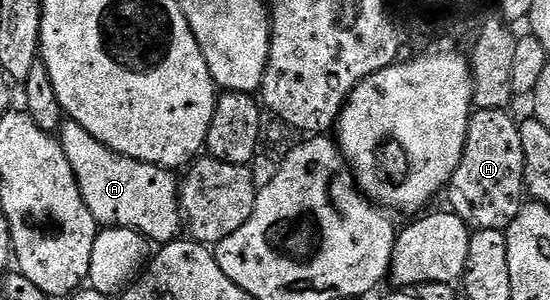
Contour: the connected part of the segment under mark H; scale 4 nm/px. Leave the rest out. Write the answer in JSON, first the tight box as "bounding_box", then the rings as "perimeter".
{"bounding_box":[444,108,524,232],"perimeter":[[[480,108],[471,115],[460,166],[456,166],[444,192],[450,199],[449,211],[455,212],[474,232],[503,231],[524,203],[524,146],[520,146],[519,121],[510,114],[505,108]]]}

